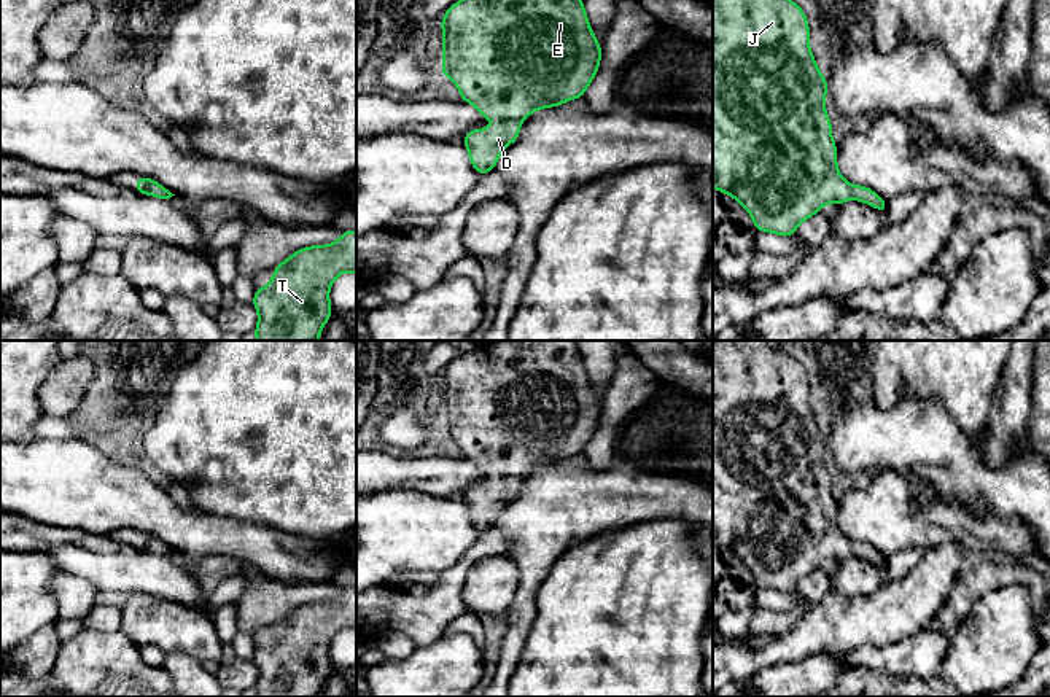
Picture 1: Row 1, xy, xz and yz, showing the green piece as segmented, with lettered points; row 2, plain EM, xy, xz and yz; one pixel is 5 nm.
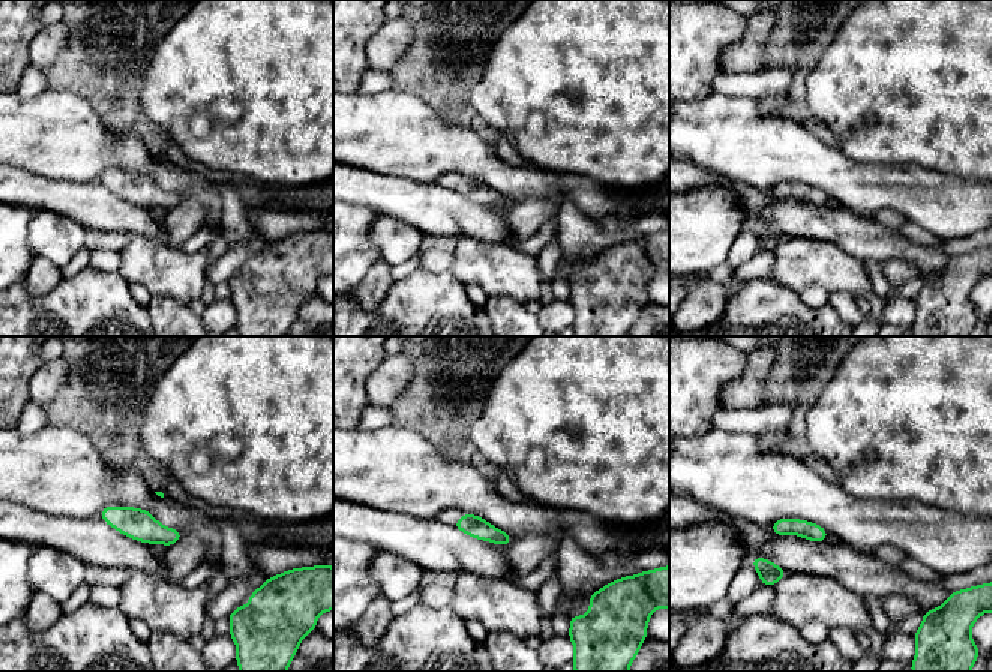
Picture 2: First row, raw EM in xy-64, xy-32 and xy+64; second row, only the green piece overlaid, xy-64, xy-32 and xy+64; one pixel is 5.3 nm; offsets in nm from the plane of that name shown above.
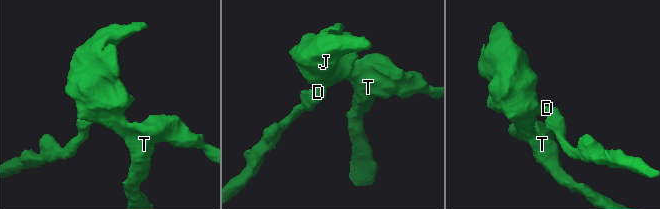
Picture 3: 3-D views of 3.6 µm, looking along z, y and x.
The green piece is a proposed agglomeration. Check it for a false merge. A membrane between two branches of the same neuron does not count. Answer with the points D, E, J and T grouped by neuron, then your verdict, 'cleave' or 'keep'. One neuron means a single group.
groups D E J T; keep

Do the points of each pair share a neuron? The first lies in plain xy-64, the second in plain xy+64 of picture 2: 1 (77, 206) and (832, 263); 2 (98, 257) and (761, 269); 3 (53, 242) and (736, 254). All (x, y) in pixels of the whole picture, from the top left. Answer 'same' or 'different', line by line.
1: different
2: same
3: same

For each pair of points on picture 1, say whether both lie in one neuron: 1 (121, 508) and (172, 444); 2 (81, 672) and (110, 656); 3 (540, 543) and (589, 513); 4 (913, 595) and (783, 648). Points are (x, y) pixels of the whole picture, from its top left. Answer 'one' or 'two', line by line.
1: two
2: one
3: one
4: one

